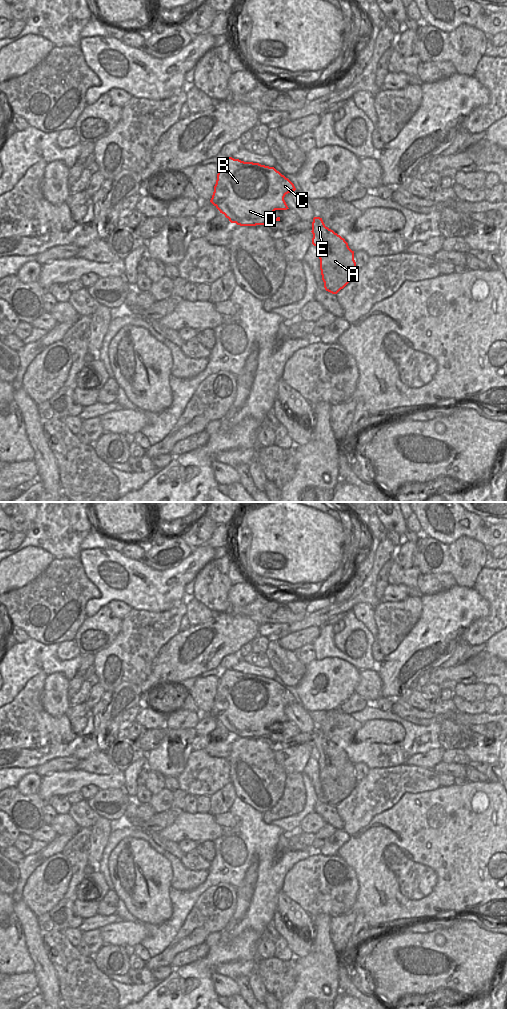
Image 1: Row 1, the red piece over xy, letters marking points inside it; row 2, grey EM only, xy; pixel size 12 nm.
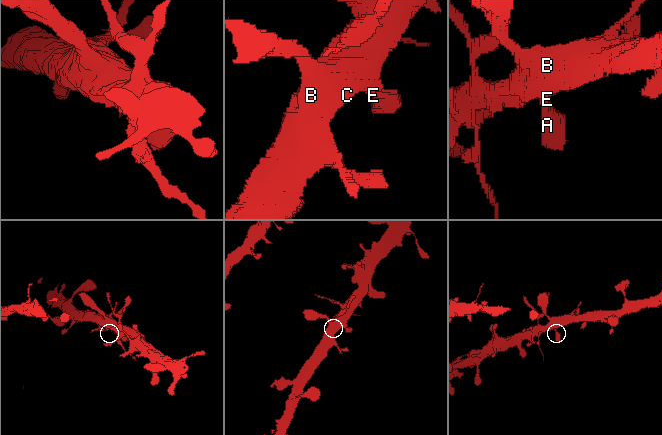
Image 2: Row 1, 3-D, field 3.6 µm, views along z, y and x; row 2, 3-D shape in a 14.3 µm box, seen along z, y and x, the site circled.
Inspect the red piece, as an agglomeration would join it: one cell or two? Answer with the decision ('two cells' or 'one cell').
one cell

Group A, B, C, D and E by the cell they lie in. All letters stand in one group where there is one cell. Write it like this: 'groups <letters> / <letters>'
groups A B C D E

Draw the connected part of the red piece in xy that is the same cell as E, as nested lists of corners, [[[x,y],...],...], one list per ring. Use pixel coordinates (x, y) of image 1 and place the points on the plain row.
[[[322,730],[312,734],[312,756],[318,761],[320,782],[326,803],[337,806],[354,789],[357,781],[354,763],[340,747],[325,738]]]

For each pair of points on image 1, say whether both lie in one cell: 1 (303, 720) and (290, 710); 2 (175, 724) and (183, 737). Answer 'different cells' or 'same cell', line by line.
1: same cell
2: different cells

